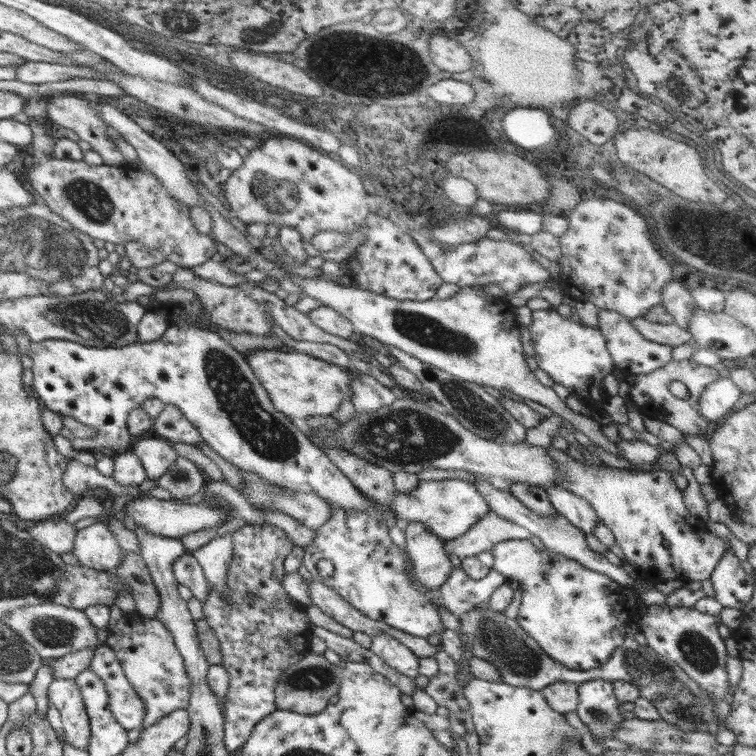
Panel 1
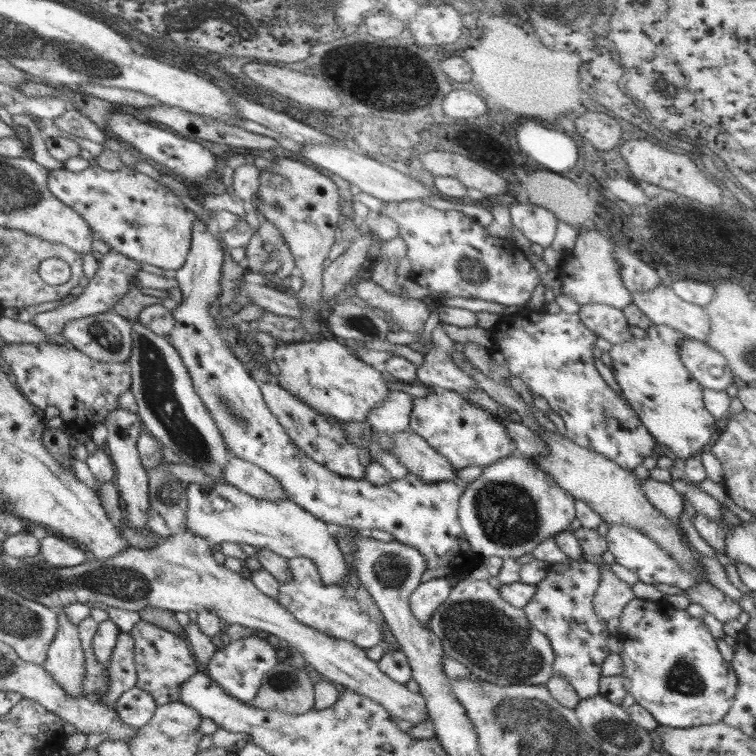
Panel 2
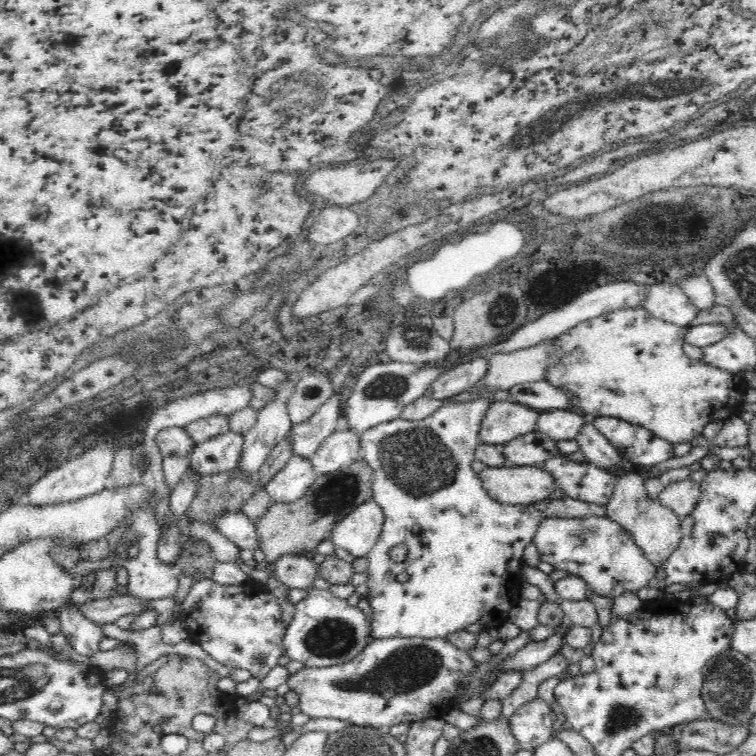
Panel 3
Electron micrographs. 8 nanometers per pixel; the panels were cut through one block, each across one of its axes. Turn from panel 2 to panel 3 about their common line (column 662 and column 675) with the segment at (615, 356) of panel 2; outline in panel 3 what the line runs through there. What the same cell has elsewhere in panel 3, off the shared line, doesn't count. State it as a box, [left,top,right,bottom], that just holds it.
[547,307,745,444]

